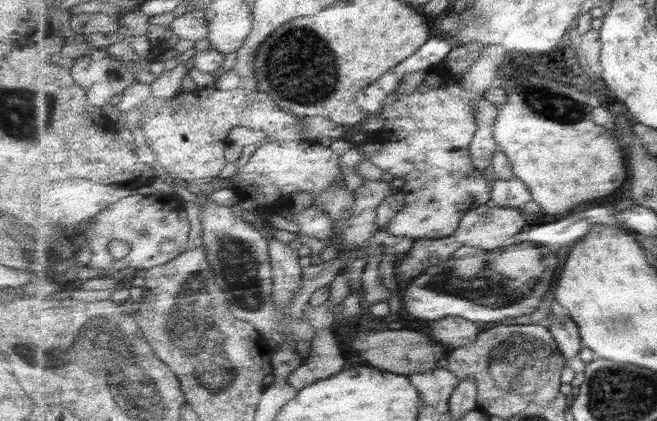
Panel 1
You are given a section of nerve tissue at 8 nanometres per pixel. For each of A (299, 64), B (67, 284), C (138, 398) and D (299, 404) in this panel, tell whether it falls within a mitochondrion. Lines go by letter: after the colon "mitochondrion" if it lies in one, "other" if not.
A: mitochondrion
B: other
C: mitochondrion
D: other

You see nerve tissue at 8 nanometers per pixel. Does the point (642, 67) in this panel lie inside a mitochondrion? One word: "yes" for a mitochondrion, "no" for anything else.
no

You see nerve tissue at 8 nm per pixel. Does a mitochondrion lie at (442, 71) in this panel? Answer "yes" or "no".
no

